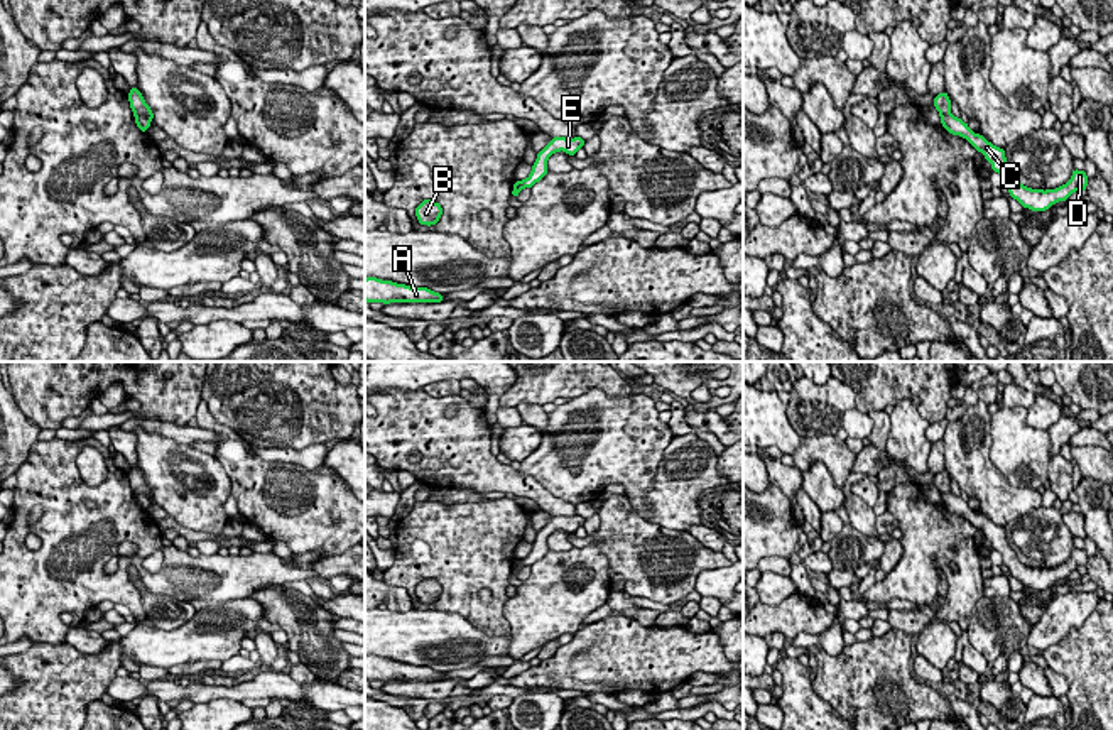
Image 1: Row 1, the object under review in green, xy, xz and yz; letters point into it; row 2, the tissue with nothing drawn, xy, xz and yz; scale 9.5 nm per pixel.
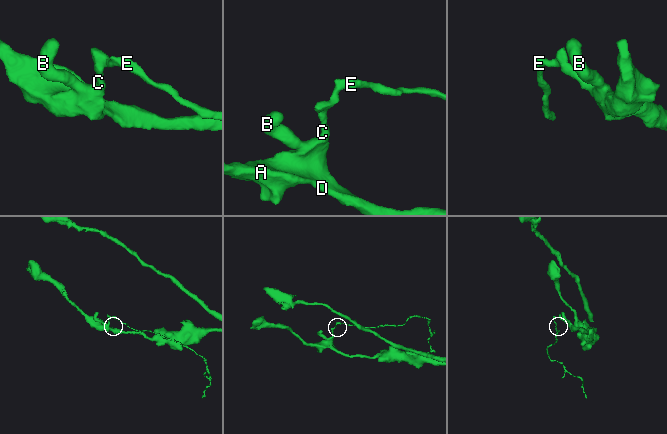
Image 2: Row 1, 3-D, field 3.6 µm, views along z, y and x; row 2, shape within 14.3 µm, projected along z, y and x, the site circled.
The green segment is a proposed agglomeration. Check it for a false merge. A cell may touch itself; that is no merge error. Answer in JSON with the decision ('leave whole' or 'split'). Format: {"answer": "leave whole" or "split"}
{"answer": "split"}

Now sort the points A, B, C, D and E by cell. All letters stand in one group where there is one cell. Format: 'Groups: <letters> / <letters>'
Groups: A B C D / E

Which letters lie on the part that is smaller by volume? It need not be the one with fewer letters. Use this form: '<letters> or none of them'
E

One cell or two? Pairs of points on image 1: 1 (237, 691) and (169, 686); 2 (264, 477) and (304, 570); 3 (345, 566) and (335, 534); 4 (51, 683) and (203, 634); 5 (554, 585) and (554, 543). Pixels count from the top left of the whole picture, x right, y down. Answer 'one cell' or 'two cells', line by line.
1: one cell
2: two cells
3: two cells
4: one cell
5: two cells

